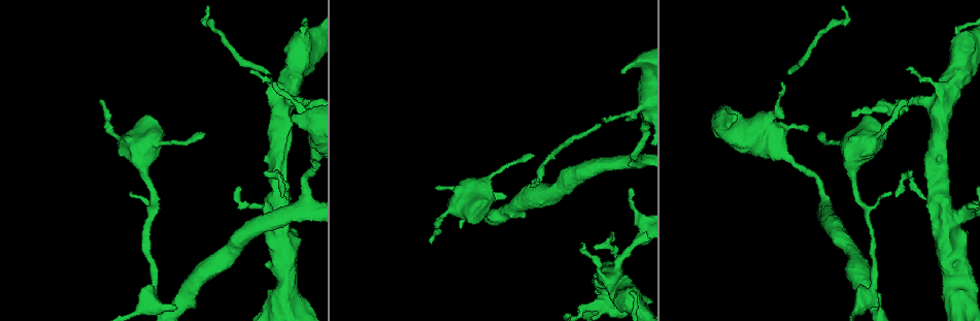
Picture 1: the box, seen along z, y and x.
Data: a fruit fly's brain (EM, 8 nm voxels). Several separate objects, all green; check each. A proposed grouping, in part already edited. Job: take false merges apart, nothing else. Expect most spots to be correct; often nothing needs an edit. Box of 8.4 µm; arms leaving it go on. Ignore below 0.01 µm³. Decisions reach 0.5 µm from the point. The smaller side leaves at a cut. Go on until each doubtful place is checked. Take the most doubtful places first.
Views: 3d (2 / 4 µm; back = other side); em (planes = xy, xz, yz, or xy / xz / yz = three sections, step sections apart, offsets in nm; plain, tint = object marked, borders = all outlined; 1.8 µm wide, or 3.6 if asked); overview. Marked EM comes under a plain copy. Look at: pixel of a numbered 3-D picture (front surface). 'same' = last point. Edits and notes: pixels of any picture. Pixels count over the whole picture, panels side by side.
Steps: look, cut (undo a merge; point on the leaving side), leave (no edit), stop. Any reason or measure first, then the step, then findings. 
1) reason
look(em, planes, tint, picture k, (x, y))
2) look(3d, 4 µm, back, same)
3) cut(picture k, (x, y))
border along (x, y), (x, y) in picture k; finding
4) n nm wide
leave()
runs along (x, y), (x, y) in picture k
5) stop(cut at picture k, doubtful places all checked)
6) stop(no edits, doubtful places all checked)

four-way junction
look(em, 3.6 µm, planes, tint, picture 1, (605, 294))

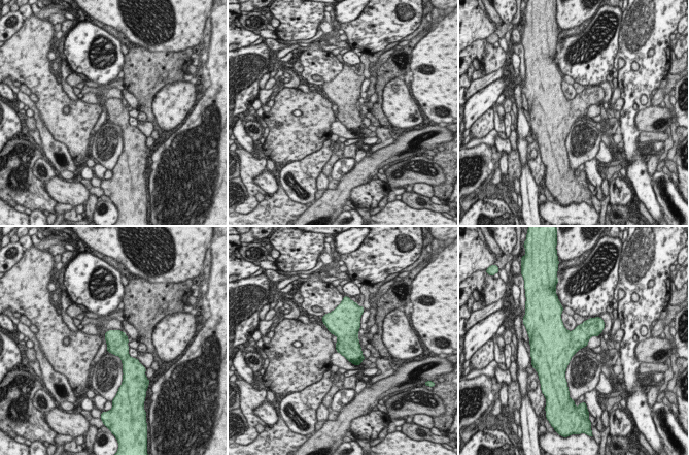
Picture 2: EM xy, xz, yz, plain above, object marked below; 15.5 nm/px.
leave()
one neuron here

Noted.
four arms meet
look(em, planes, tint, picture 1, (279, 107))

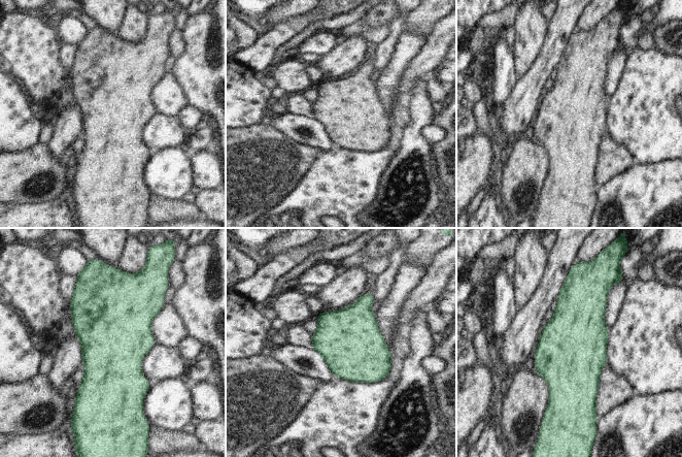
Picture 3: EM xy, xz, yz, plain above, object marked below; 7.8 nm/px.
leave()
one neuron here

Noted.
thick turns thin
look(em, planes, tint, picture 1, (468, 191))

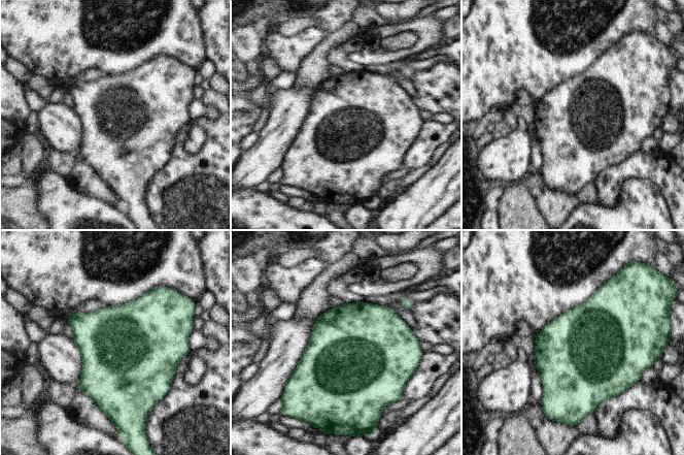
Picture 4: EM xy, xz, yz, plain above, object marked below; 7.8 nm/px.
leave()
continuous, no second neuron

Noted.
narrows sharply
look(em, planes, borders, picture 1, (154, 301))

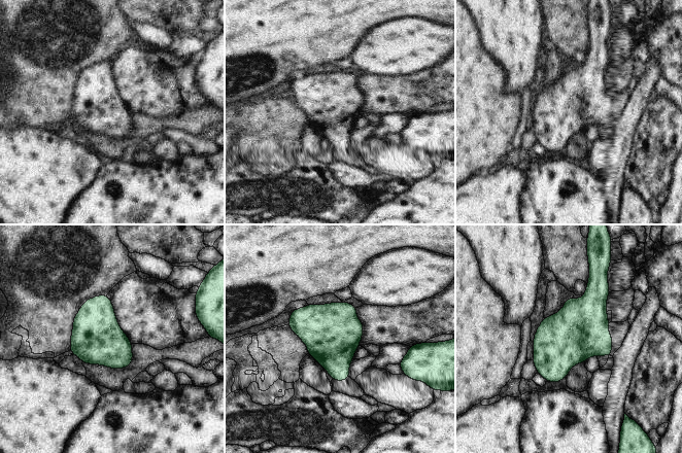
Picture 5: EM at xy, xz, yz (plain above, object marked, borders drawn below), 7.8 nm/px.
400 nm wide
leave()
continuous, no second neuron

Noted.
arms part here
look(em, 3.6 µm, yz, step 8, tint, picture 1, (275, 184))

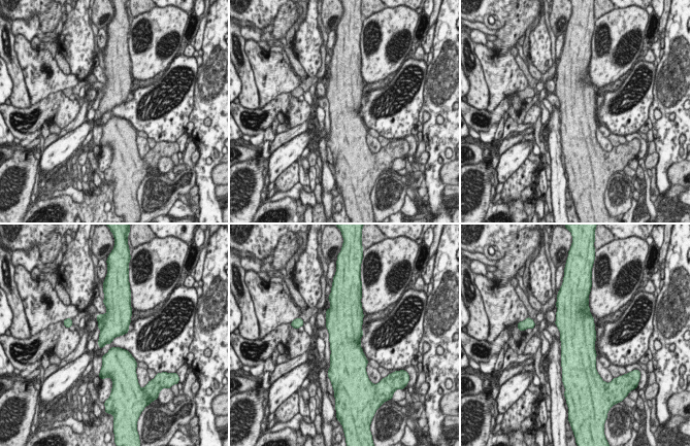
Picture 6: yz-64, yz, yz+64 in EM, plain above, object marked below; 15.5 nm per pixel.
280 nm wide
leave()
one neuron here

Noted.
stop(no edits, doubtful places all checked)

